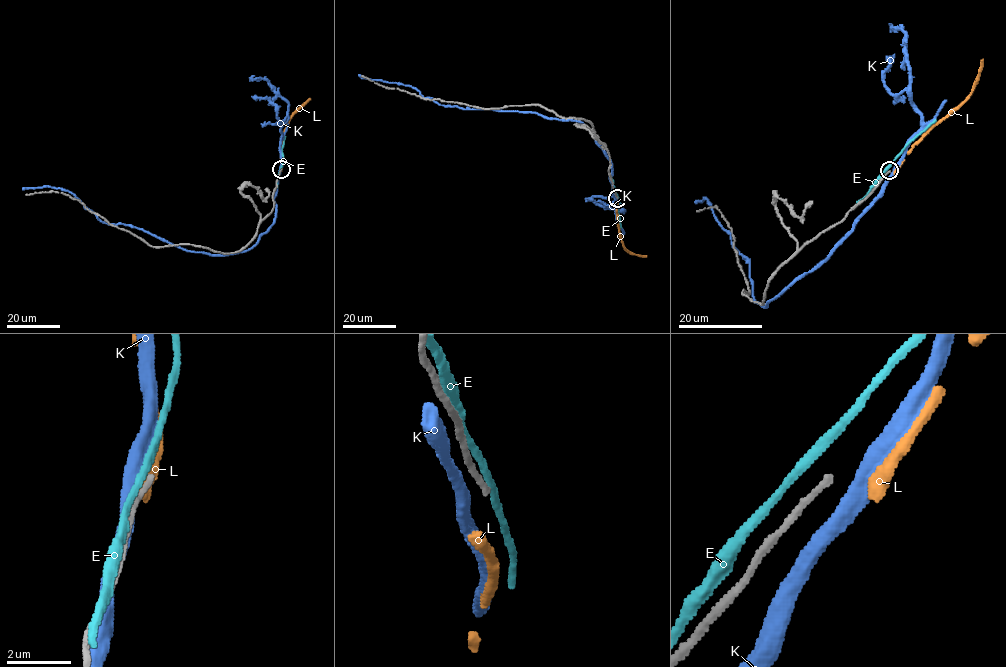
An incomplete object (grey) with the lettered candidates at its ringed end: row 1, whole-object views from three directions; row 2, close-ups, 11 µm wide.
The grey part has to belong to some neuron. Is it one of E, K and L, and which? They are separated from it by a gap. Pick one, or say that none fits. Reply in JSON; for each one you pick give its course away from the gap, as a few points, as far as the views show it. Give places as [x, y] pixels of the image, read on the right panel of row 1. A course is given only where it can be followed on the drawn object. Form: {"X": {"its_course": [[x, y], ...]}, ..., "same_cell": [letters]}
{"same_cell": []}

